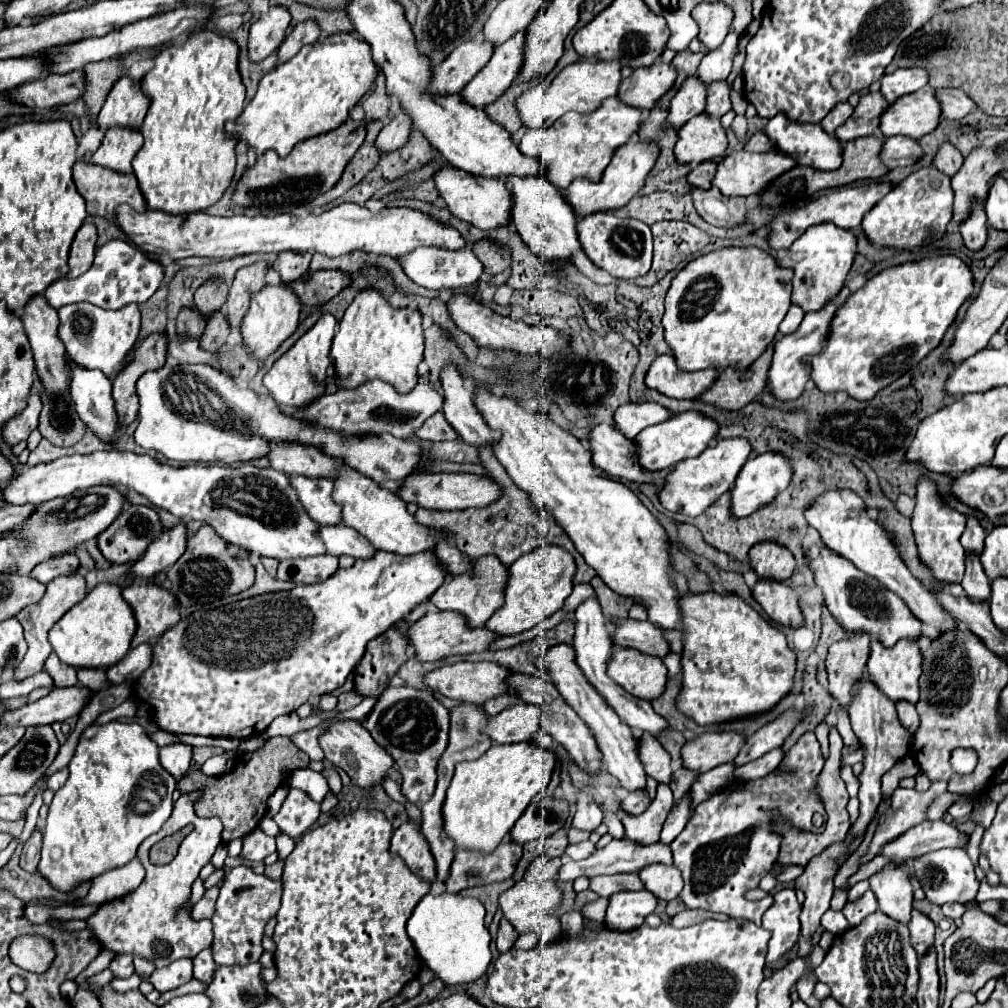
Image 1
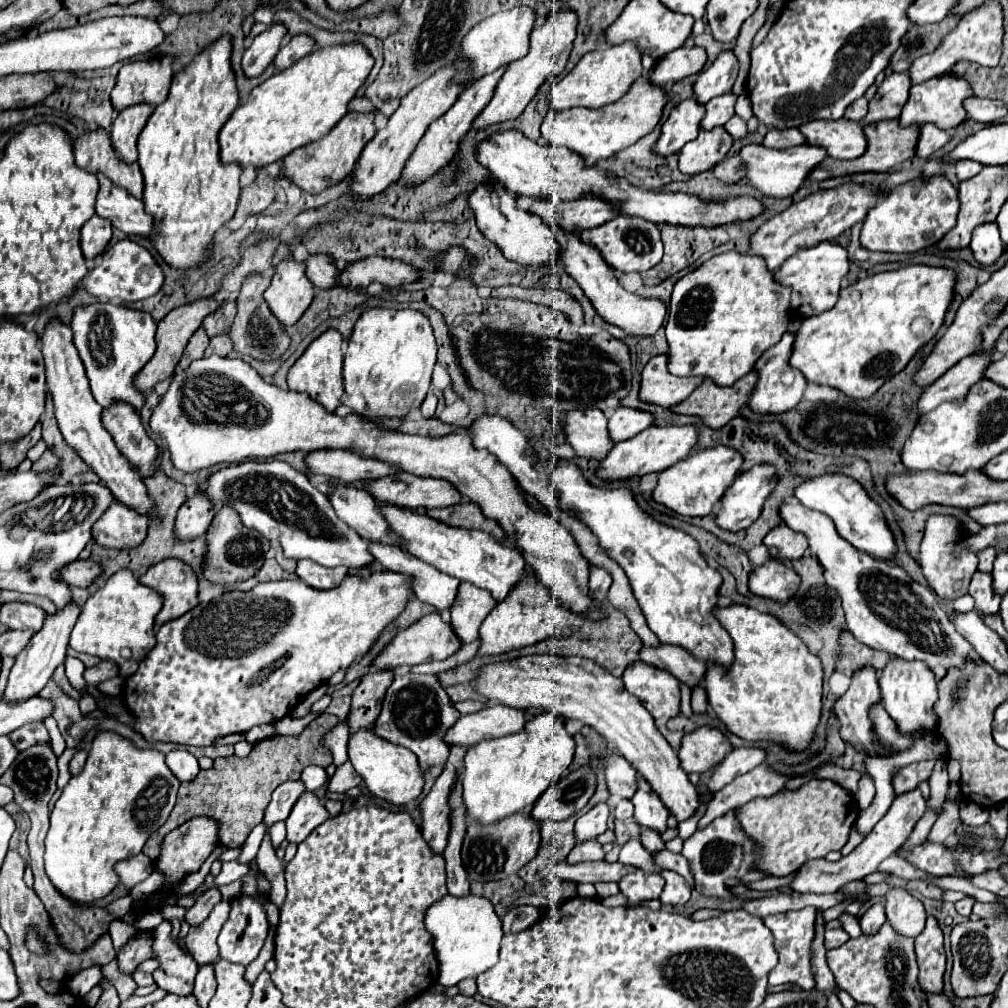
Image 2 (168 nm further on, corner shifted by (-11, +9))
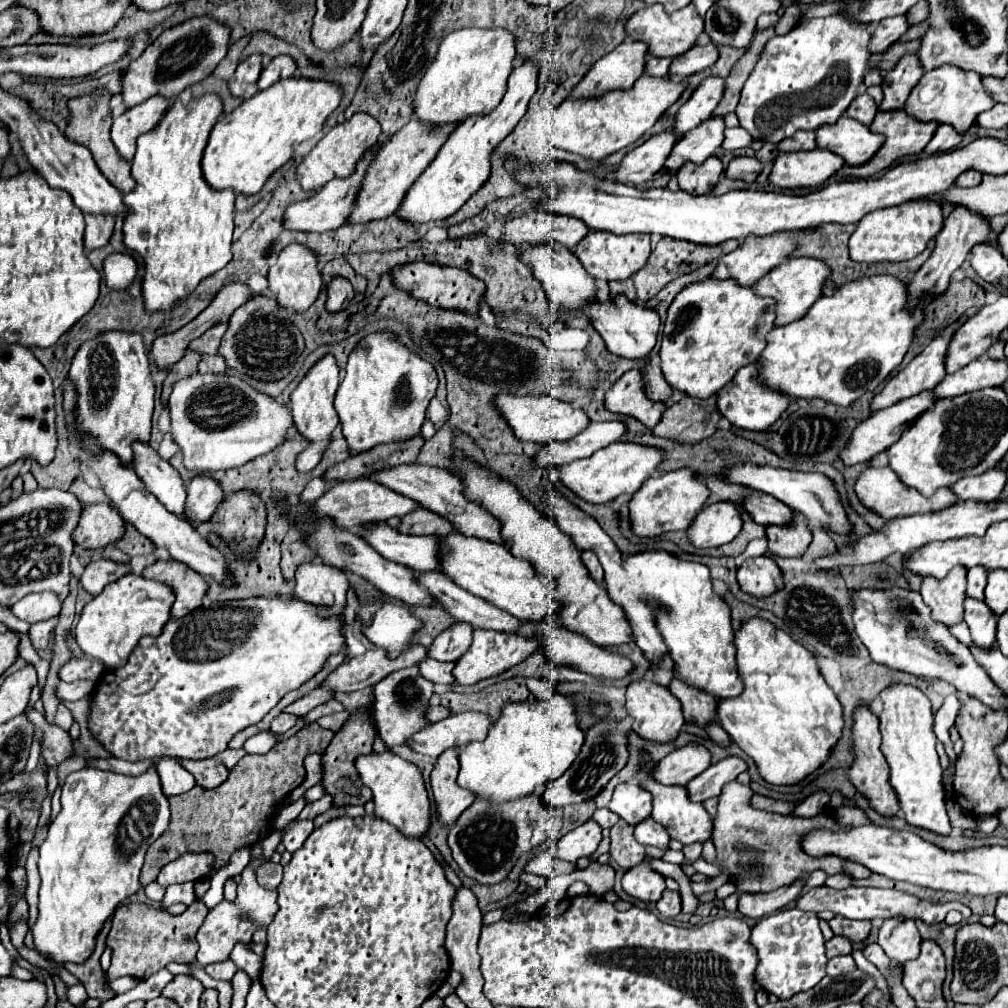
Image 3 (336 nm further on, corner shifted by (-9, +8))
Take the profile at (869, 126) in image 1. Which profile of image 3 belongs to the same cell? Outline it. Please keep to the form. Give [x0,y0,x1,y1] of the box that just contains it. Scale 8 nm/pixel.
[879,54,923,110]

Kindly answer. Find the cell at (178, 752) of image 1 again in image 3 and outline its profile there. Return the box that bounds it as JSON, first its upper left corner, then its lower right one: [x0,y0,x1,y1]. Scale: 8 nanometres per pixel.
[157,758,195,796]

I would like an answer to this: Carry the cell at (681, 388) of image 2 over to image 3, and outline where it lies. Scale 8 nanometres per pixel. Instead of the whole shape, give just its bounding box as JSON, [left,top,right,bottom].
[605,370,667,428]

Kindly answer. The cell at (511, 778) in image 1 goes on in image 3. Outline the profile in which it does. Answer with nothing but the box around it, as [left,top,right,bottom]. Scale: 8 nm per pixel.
[459,696,583,802]

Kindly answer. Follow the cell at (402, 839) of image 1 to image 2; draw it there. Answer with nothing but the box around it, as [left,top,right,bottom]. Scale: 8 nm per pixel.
[421,763,457,853]

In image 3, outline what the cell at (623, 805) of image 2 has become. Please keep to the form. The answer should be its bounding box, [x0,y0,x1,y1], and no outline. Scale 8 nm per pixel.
[593,808,619,828]

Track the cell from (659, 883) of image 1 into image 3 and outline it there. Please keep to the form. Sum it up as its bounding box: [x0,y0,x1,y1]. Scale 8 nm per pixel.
[657,890,681,918]

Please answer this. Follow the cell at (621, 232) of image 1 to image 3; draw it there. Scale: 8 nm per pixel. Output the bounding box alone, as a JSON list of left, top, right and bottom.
[575,230,651,280]

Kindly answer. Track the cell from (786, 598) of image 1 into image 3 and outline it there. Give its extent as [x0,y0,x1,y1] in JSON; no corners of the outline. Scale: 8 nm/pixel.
[737,556,781,598]

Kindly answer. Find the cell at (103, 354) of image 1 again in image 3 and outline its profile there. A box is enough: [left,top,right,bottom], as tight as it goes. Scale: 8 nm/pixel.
[69,330,155,466]

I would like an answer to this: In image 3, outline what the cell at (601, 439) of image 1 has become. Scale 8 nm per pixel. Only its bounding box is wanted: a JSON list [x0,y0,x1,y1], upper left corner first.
[495,394,591,444]

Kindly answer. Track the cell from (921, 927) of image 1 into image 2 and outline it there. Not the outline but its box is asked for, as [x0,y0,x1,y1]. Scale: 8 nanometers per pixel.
[915,917,945,993]

